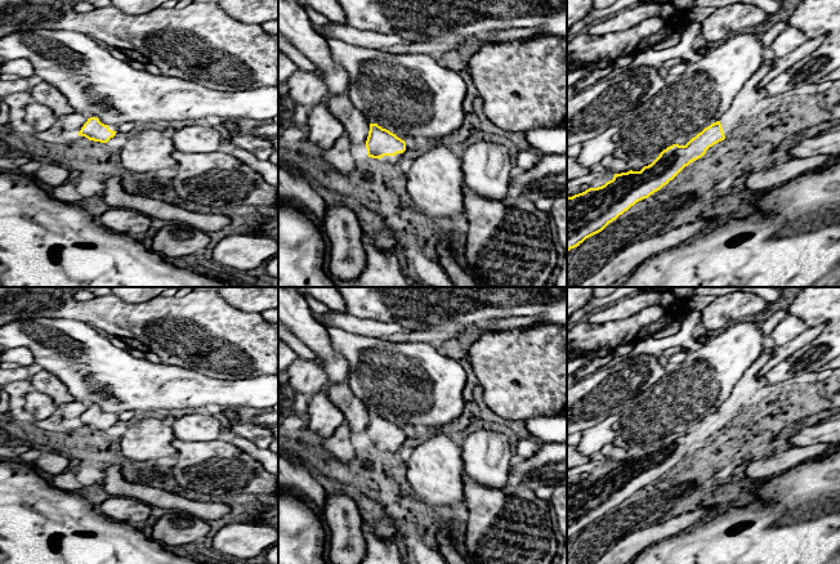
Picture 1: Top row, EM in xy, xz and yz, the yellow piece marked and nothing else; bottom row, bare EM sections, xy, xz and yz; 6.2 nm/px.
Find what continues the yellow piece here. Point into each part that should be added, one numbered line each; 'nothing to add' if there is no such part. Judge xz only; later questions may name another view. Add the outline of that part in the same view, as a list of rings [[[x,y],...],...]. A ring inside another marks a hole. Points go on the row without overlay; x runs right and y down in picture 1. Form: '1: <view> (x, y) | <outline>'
1: xz (396, 447) | [[[397,442],[396,444],[384,444],[380,448],[388,452],[397,452],[401,451],[403,446],[403,442]]]

